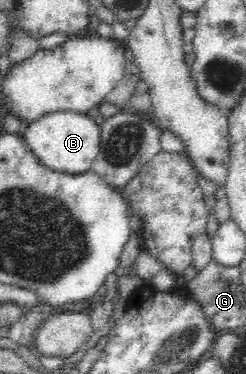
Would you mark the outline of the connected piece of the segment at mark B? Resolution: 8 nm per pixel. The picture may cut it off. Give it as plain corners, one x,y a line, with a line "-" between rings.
58,111
34,120
20,134
30,151
44,166
61,173
80,174
90,171
99,155
100,127
87,114
74,111

